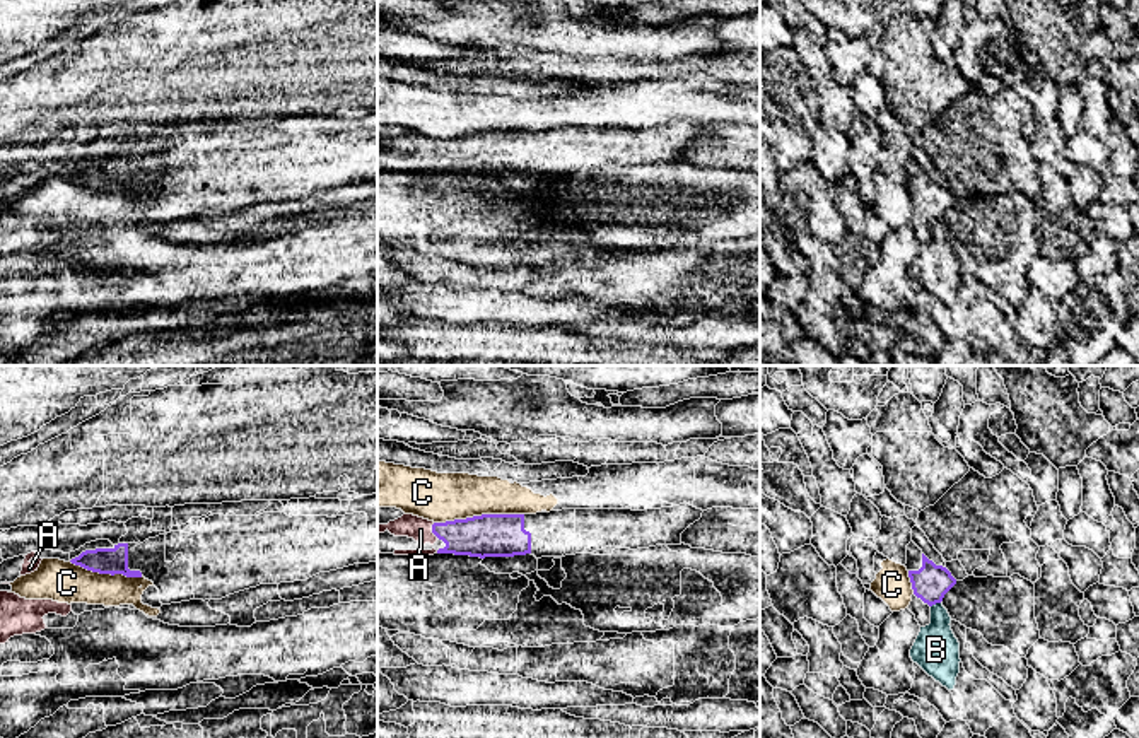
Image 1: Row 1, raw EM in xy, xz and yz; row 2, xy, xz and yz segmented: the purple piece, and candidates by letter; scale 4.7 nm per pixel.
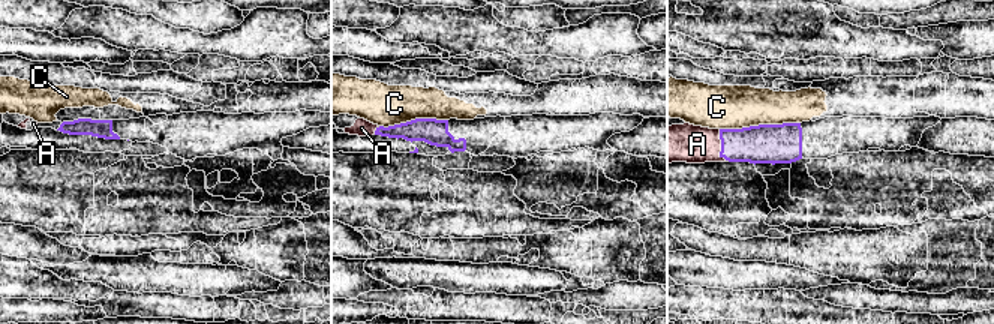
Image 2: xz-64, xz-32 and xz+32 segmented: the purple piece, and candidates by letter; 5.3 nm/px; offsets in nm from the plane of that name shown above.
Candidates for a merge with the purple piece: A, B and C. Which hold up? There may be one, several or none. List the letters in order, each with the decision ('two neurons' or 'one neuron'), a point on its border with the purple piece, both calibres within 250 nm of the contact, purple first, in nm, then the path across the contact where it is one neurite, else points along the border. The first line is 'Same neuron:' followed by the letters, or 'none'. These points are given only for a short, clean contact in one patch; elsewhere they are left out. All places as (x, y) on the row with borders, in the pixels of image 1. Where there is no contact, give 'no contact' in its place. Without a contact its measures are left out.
Same neuron: A
A: one neuron; meets purple in xz at (432, 530); 200 nm thick on the purple side, 110 nm on the other; runs through xz (485, 535), (456, 535), (432, 530), (420, 530)
B: two neurons; meets purple in yz at (934, 603); 170 nm thick on the purple side, 220 nm on the other; border along yz (940, 602), (931, 607)
C: two neurons; meets purple in xz at (478, 516); 200 nm thick on the purple side, 240 nm on the other; border along xz (523, 513), (482, 513), (434, 523)

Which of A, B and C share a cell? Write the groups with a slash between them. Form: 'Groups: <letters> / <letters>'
Groups: A / B / C

